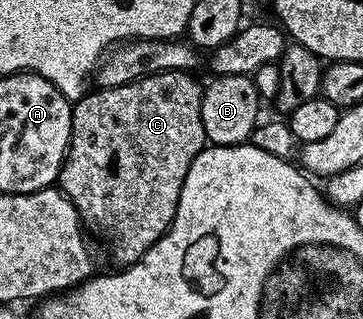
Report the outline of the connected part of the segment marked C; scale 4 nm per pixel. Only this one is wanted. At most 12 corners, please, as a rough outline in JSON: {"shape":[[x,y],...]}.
{"shape":[[192,73],[73,104],[58,188],[117,266],[206,148]]}

